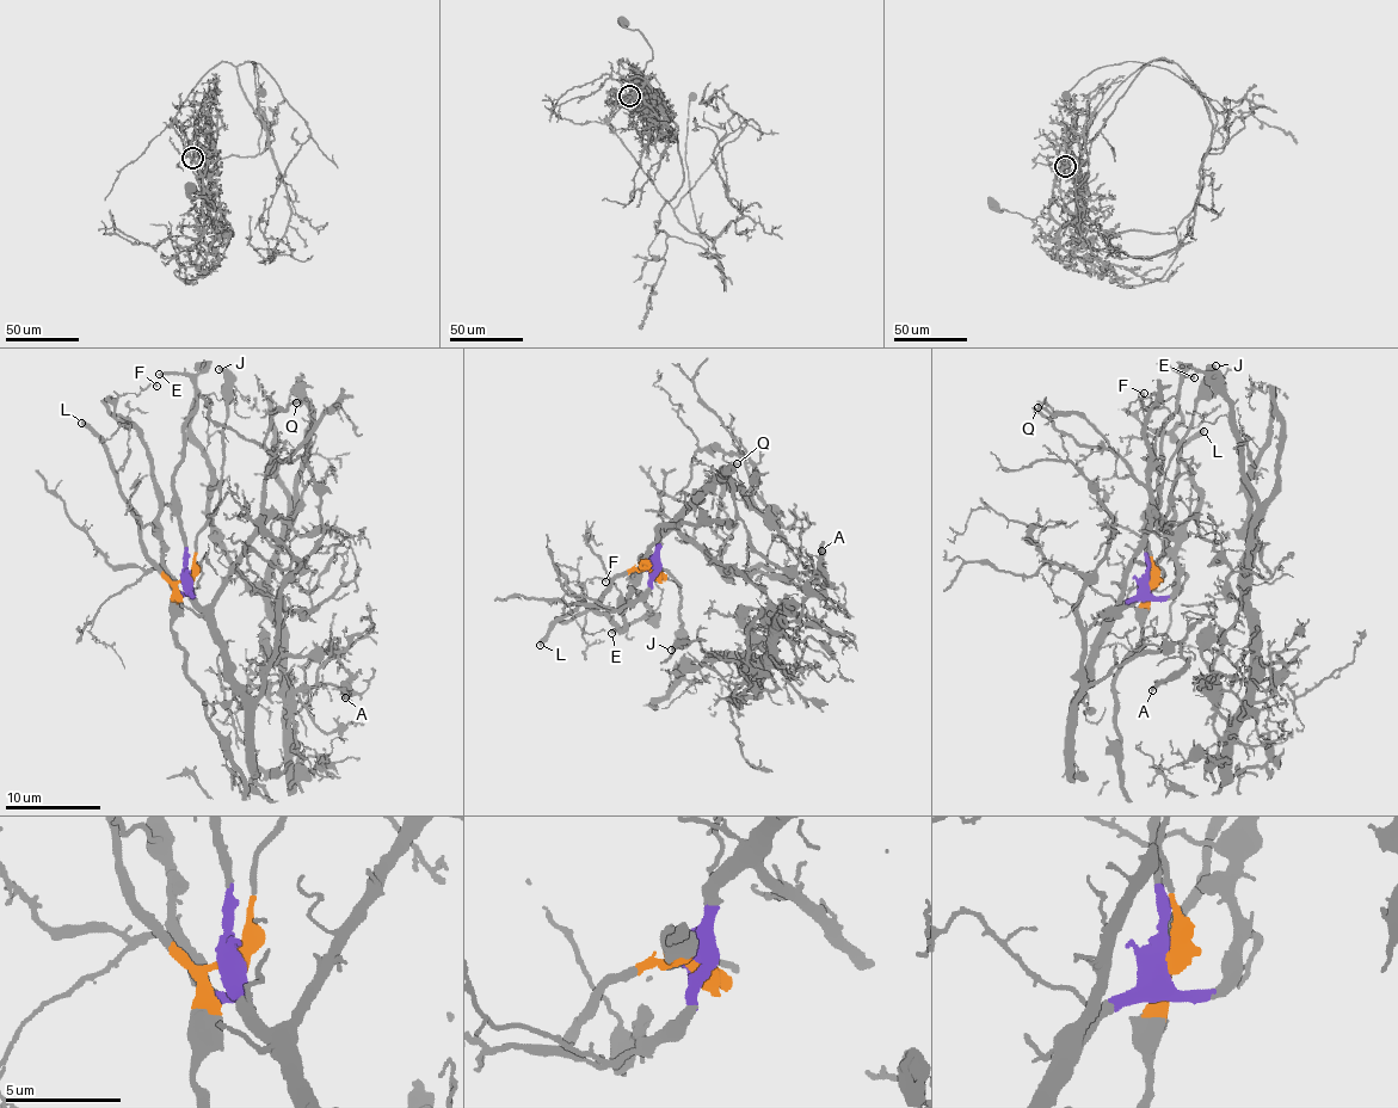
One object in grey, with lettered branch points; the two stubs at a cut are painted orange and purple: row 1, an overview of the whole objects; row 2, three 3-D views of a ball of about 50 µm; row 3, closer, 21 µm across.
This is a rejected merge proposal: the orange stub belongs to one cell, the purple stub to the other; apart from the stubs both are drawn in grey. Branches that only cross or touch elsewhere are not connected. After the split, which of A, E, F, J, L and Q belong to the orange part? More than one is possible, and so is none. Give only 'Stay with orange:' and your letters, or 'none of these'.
Stay with orange: J, L

